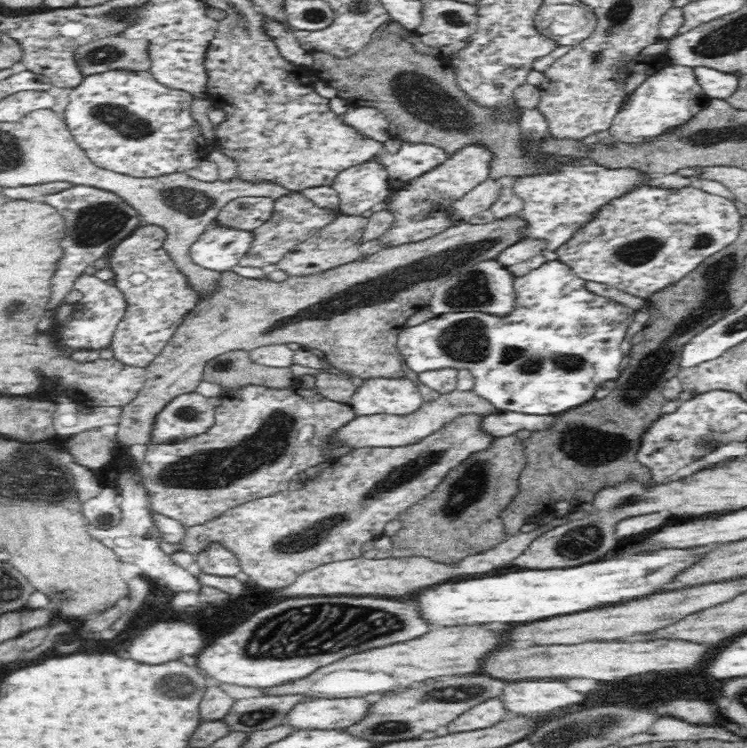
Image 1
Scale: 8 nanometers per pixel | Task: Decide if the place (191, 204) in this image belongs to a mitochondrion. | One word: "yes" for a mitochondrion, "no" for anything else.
yes

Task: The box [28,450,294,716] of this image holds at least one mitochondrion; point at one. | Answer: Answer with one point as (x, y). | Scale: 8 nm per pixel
(174, 688)

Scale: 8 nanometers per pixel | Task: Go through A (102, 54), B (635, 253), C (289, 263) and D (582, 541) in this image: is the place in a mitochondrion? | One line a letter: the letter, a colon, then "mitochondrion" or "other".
A: mitochondrion
B: mitochondrion
C: other
D: mitochondrion

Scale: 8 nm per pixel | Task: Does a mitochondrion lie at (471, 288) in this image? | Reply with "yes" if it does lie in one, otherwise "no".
yes

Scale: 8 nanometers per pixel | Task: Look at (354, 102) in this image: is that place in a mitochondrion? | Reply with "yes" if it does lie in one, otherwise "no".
no

